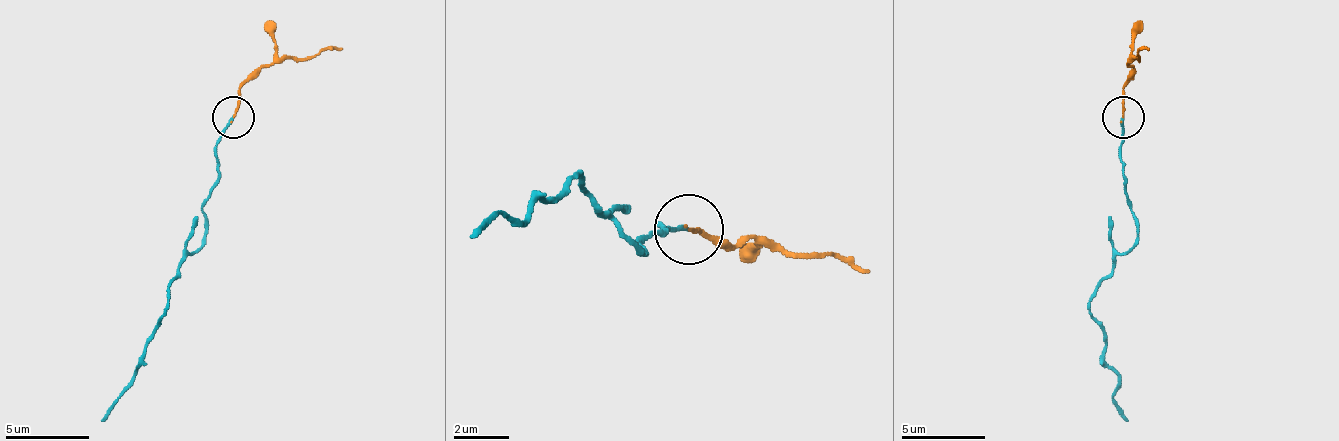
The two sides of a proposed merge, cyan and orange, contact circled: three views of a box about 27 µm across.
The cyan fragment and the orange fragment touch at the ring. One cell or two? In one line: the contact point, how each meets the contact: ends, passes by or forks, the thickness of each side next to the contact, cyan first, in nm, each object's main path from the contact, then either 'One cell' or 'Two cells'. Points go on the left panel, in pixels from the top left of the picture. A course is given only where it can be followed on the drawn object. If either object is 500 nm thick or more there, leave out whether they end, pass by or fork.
Place: (233, 117). At the ring cyan ends. At the ring orange ends. Thickness 140 nm (cyan) against 110 nm. Course of cyan: (232, 118), (215, 148), (219, 182), (203, 207), (207, 241), (186, 257), (131, 388), (102, 422). Course of orange: (232, 118), (240, 89), (262, 68), (342, 51). One cell

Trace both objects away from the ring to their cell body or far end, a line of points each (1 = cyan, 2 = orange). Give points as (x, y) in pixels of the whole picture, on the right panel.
1: (1124, 118), (1120, 148), (1136, 241), (1115, 257), (1090, 308), (1128, 422)
2: (1124, 118), (1128, 68), (1136, 55), (1149, 51)

